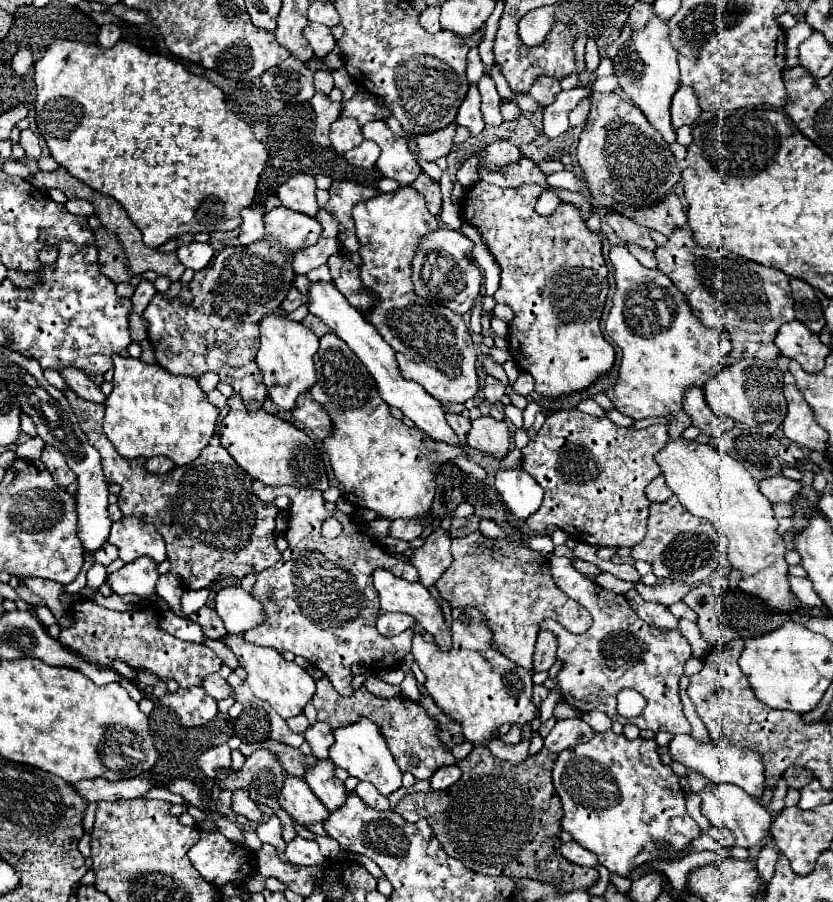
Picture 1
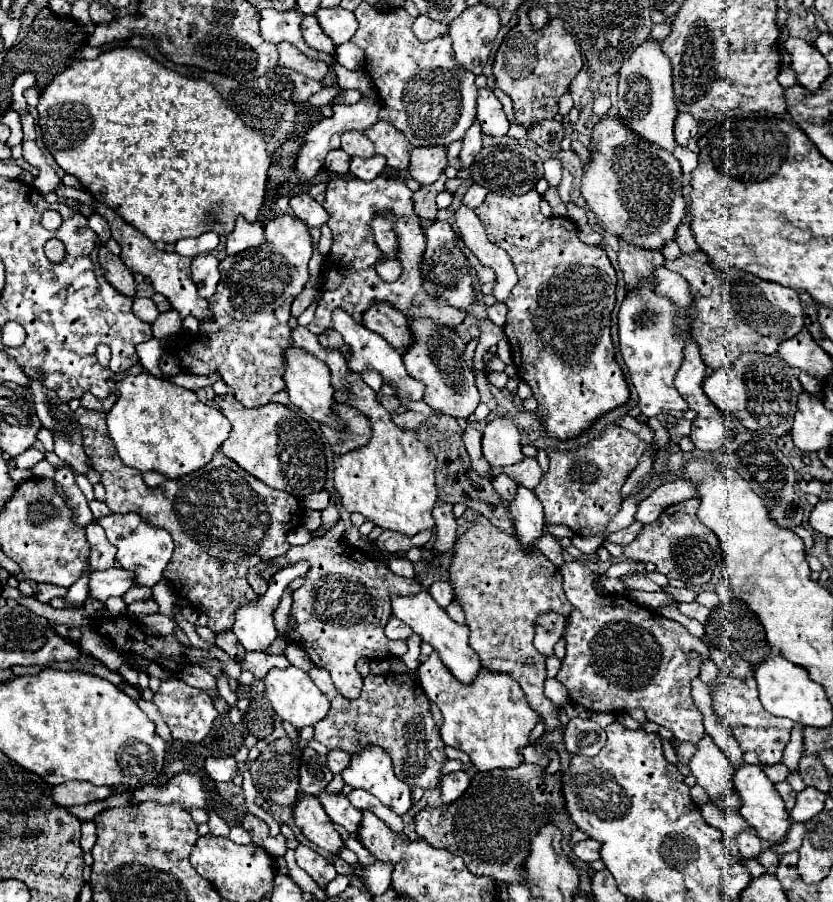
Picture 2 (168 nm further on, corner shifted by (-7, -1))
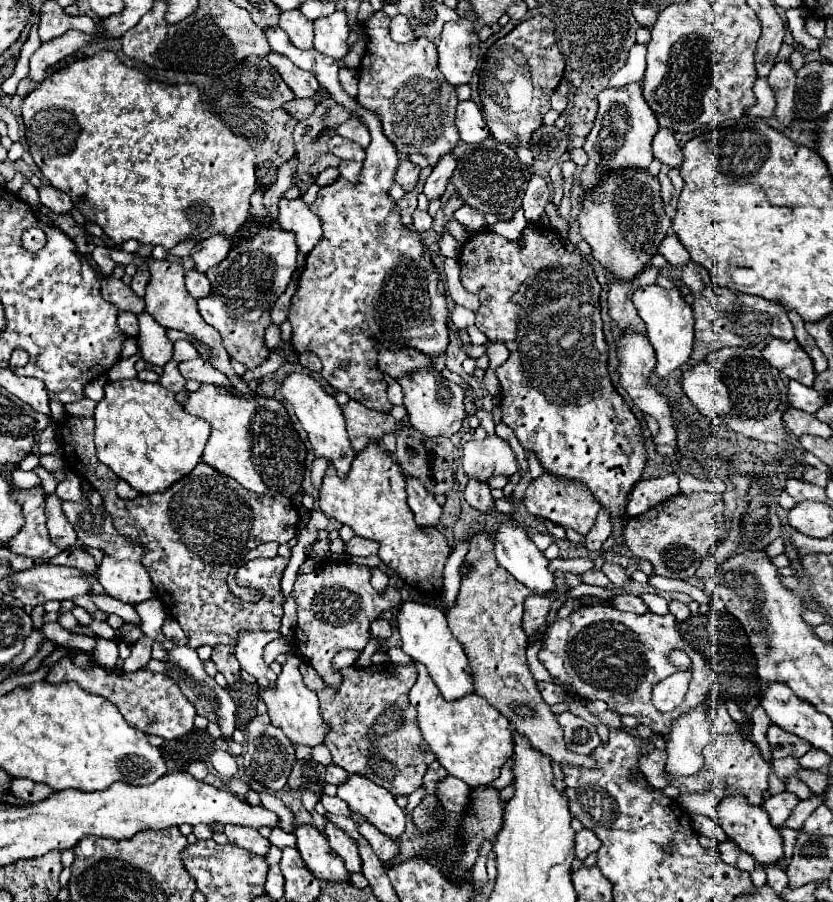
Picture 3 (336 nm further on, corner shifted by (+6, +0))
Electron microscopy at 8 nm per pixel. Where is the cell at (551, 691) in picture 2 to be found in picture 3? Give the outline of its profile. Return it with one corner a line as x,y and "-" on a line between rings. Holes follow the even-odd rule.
537,682
539,686
539,692
543,696
543,700
551,706
551,704
557,704
557,702
563,702
565,700
565,690
561,686
555,686
551,682

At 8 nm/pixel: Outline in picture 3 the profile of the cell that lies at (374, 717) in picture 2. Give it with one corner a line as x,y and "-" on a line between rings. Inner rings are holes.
311,664
299,666
303,682
321,700
321,718
331,728
323,744
331,750
333,762
349,774
365,774
391,794
409,796
423,784
427,764
433,760
417,726
415,708
409,702
409,690
415,684
415,666
367,666
343,668
343,686
331,690
321,682

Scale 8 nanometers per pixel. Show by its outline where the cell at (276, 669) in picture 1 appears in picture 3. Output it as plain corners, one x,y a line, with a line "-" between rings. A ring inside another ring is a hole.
291,654
287,658
287,662
283,664
283,672
279,674
275,686
271,688
261,688
259,698
265,702
267,706
267,714
271,718
271,722
281,728
287,738
295,744
307,744
307,746
317,746
323,742
323,736
327,732
327,726
321,722
321,714
319,714
319,698
315,692
311,692
299,674
299,664
303,662
303,658
297,654

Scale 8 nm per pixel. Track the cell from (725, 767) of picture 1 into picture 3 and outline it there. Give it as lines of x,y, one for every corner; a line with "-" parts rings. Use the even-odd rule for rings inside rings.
741,792
727,794
719,802
719,824
723,826
727,836
735,844
739,844
741,850
747,850
749,854
753,854
753,858
759,864
775,864
779,858
783,858
783,838
779,830
771,824
769,814
763,810
763,806
749,804
747,796
743,796

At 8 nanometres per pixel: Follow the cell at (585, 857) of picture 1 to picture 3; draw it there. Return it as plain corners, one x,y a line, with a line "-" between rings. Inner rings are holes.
583,828
581,832
577,832
577,838
575,838
575,854
577,854
579,860
585,860
589,854
597,852
599,846
601,846
601,842
599,842
599,838
591,830
585,830

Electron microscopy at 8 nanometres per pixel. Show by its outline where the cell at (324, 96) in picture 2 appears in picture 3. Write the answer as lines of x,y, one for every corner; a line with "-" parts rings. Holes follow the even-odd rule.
295,98
295,100
285,102
283,108
285,108
291,116
295,116
297,120
303,120
303,118
307,118
307,116
313,114
313,110
315,110
315,100
313,100
313,98

